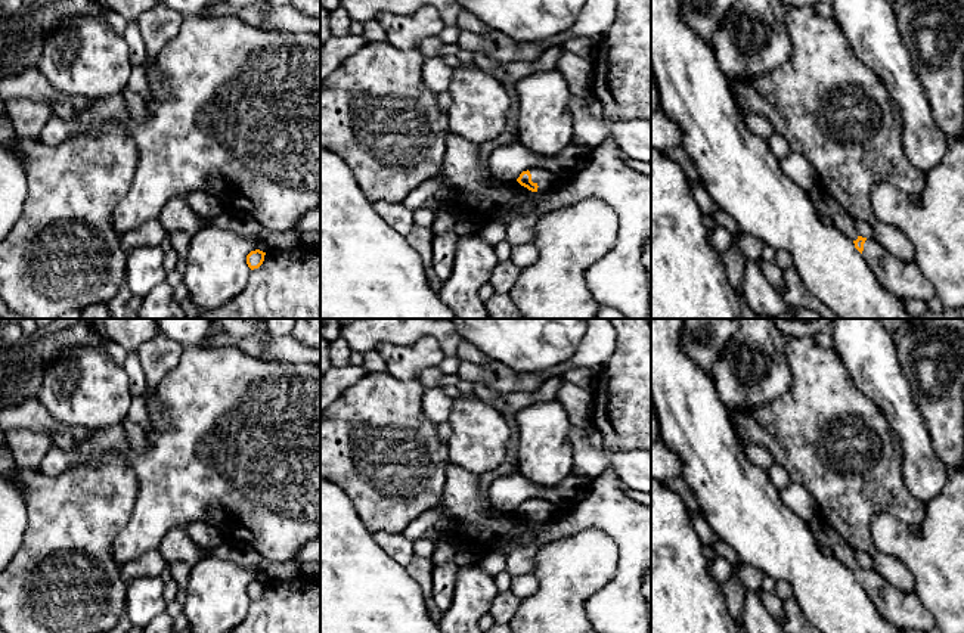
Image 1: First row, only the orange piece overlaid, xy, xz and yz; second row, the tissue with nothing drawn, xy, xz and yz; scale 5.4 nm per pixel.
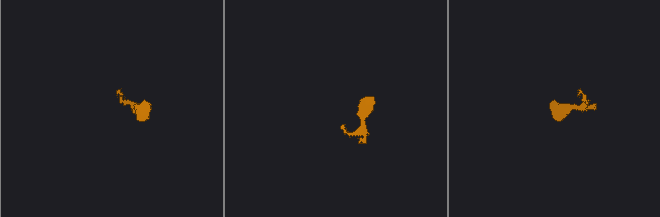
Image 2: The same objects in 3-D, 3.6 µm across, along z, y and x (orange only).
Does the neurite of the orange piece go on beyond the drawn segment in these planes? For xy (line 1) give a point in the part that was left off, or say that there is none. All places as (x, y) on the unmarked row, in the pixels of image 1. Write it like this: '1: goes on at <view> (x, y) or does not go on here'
1: does not go on here

